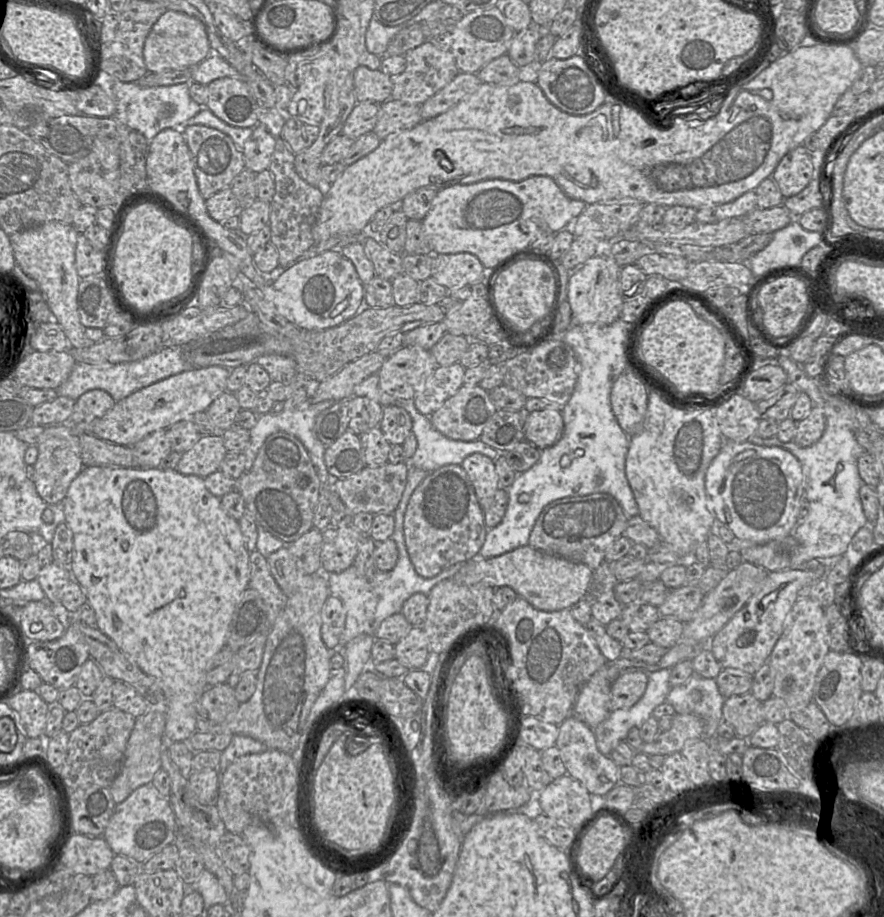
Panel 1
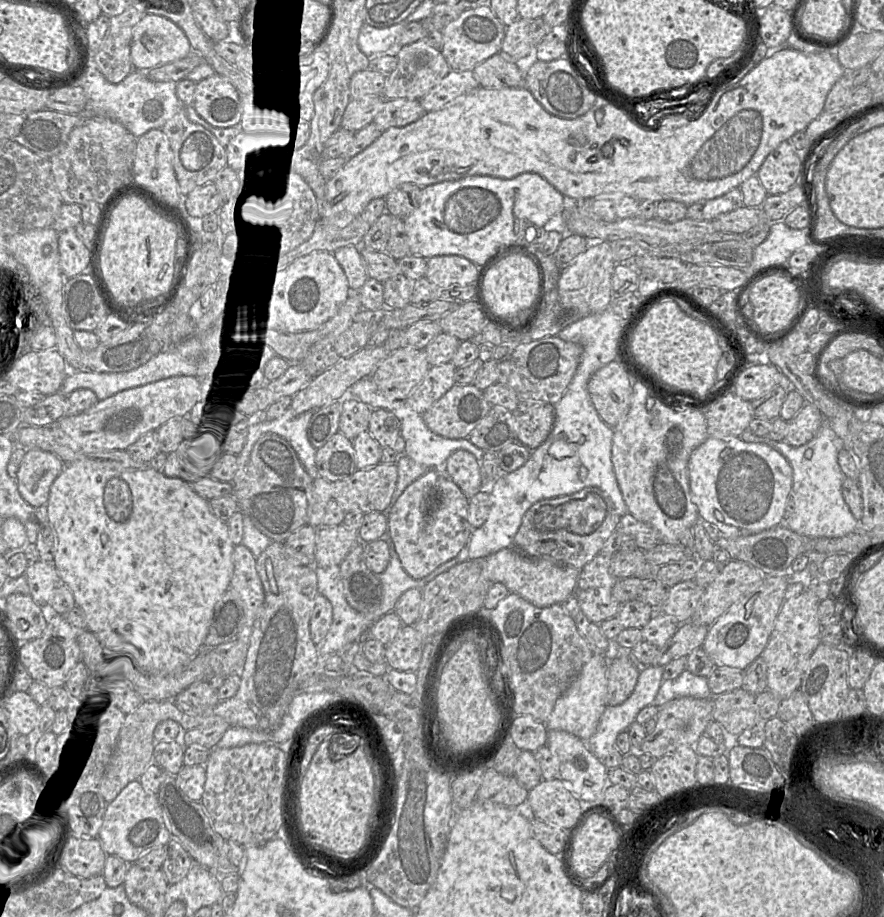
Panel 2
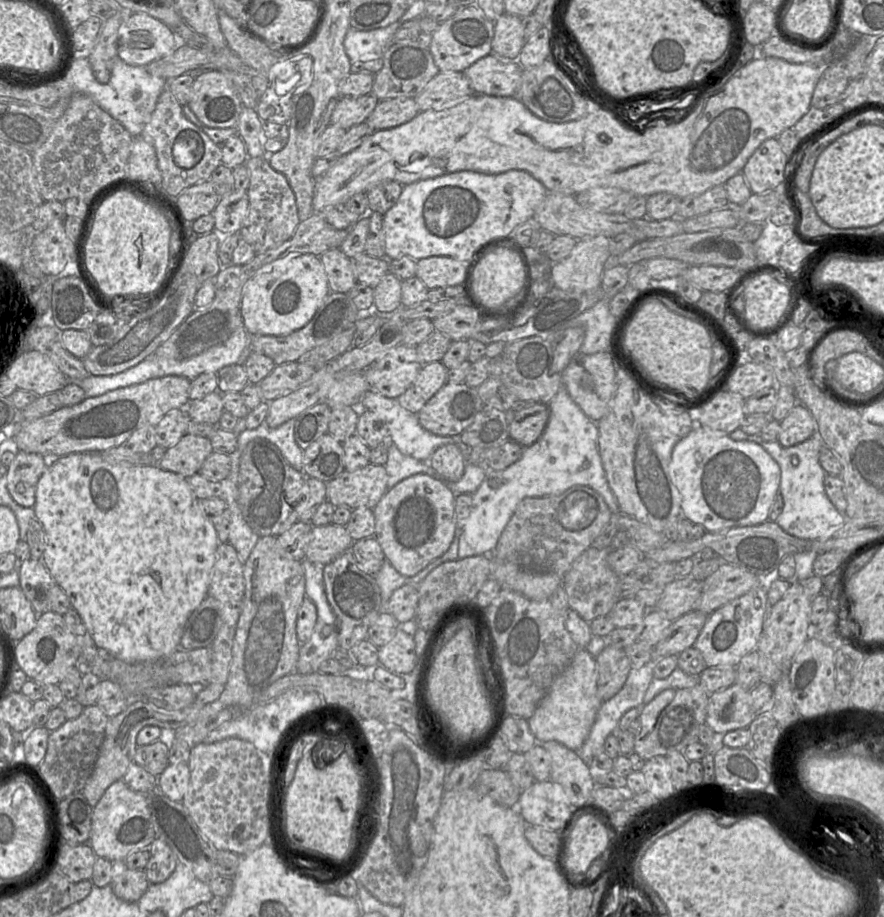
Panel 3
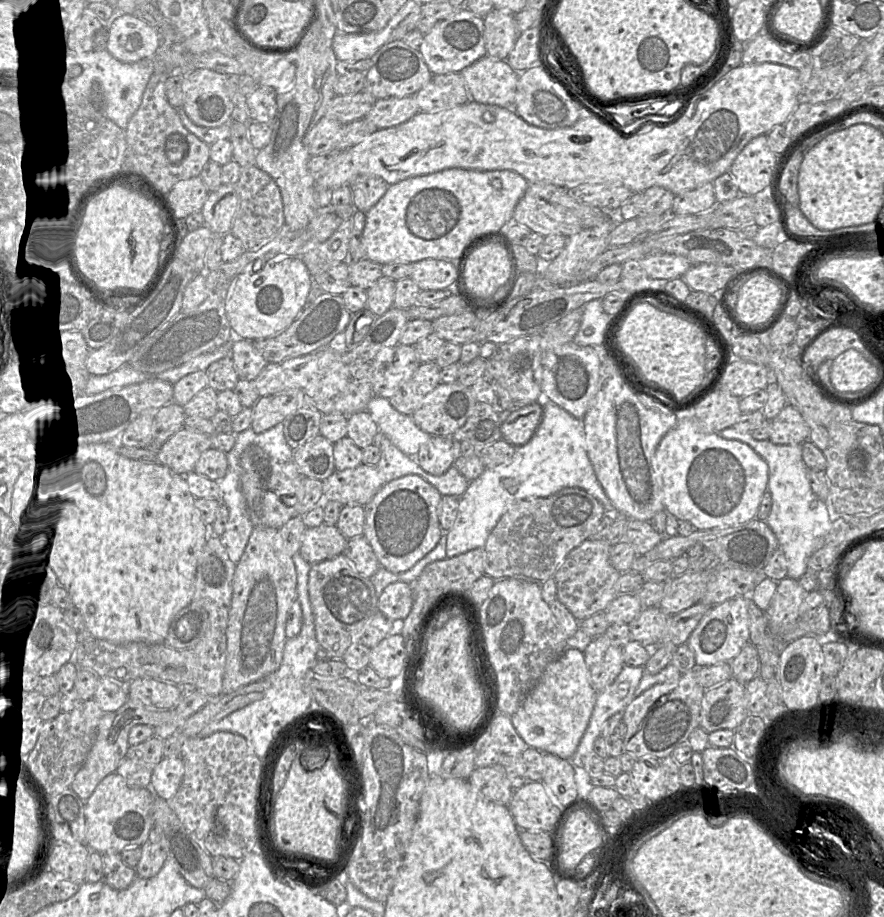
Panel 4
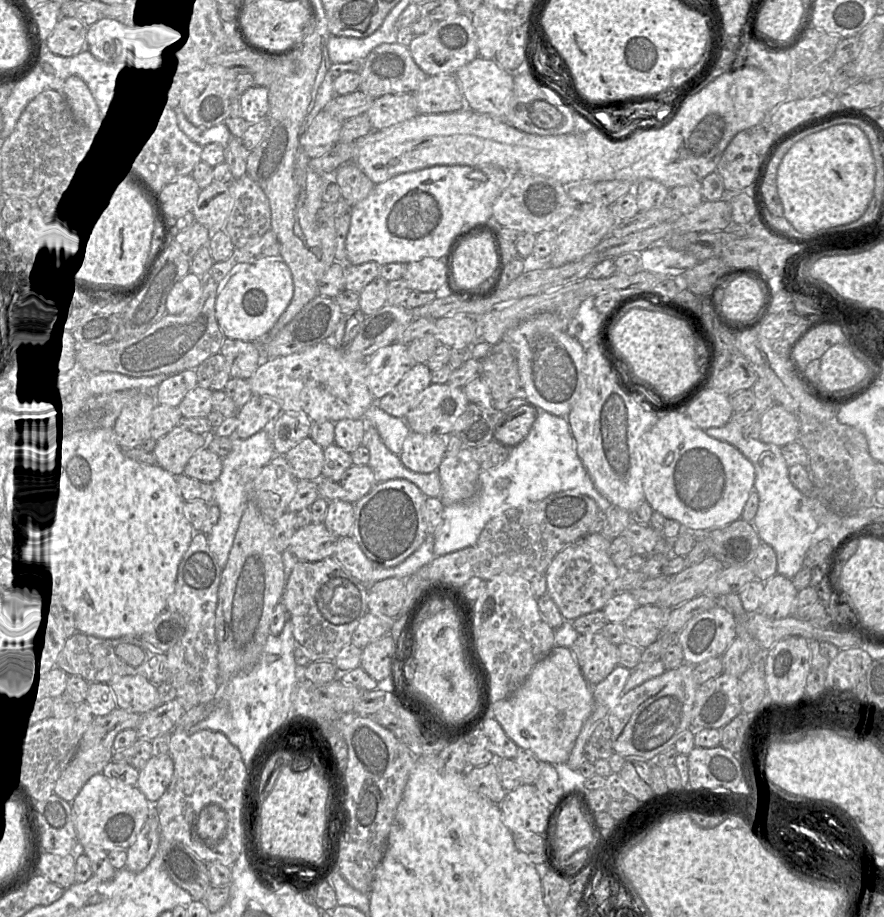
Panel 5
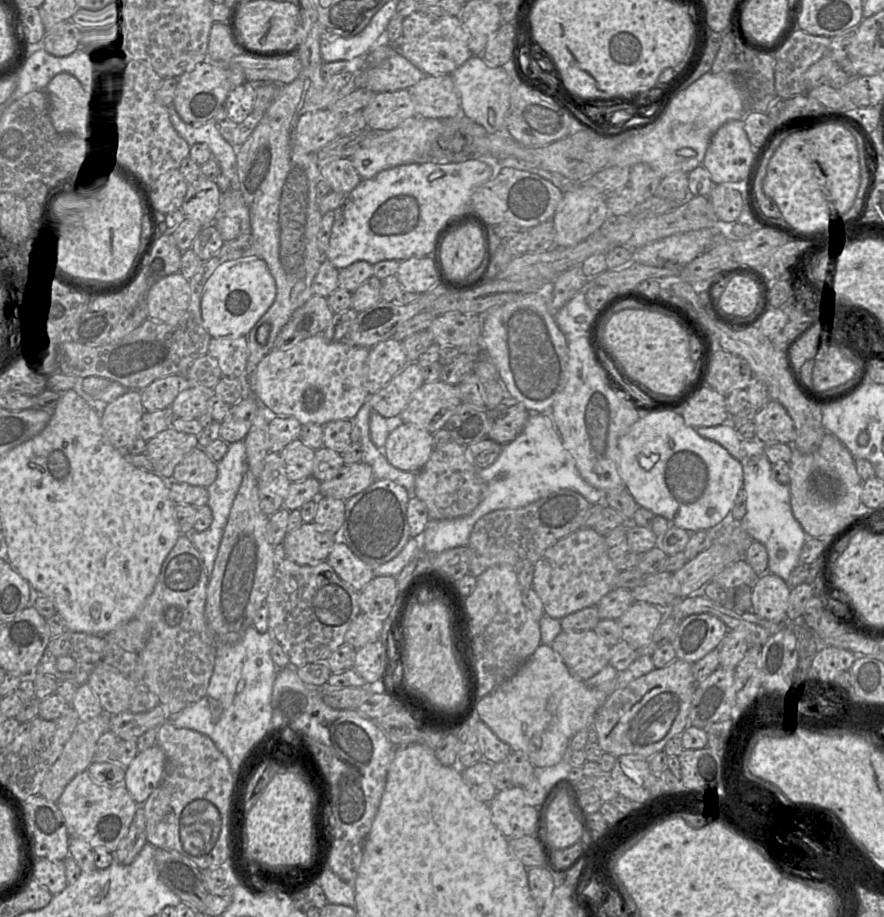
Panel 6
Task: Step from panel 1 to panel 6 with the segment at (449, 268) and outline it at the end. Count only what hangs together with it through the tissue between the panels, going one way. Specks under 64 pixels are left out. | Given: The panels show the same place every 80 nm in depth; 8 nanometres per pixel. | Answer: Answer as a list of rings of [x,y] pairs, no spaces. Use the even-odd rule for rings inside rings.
[[[431,256],[400,261],[396,278],[405,291],[424,294],[439,286],[439,264]]]

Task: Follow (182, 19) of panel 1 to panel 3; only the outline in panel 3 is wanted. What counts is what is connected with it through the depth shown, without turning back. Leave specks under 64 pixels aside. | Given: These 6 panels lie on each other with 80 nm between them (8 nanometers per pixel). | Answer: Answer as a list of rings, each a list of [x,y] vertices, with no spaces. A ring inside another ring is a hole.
[[[144,13],[131,14],[119,28],[118,58],[130,66],[146,67],[172,54],[179,47],[180,40],[169,26]]]

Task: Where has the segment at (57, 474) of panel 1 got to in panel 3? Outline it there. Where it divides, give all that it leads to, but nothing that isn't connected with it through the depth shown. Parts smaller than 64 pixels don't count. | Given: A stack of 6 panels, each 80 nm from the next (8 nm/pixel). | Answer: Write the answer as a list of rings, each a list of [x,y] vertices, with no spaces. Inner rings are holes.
[[[18,451],[5,475],[6,485],[13,500],[22,507],[33,508],[36,500],[37,483],[49,465],[49,460],[59,457],[44,457],[39,454]]]

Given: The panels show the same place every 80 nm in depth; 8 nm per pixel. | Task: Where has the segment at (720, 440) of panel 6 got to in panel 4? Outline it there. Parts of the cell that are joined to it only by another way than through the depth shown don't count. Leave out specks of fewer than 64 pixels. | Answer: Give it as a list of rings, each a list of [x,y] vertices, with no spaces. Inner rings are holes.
[[[733,427],[719,432],[726,440],[735,440],[751,447],[767,463],[769,481],[767,492],[771,495],[772,506],[765,522],[775,533],[779,549],[787,560],[787,577],[798,580],[807,571],[810,556],[822,546],[826,534],[835,520],[827,505],[820,500],[811,488],[808,468],[802,459],[802,446],[778,445],[769,440],[757,441],[750,434],[742,434]]]

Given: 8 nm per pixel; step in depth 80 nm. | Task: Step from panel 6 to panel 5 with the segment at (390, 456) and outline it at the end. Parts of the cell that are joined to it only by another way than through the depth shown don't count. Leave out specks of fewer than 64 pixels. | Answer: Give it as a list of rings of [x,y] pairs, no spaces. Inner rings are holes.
[[[411,432],[398,455],[403,465],[416,473],[438,470],[447,452],[447,436]]]

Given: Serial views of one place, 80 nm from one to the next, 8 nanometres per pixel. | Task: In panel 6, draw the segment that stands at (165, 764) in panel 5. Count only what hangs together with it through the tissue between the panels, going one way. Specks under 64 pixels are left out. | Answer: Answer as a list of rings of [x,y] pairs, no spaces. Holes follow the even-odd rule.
[[[155,745],[139,752],[126,768],[123,785],[138,805],[142,805],[161,783],[165,762],[165,754]]]

